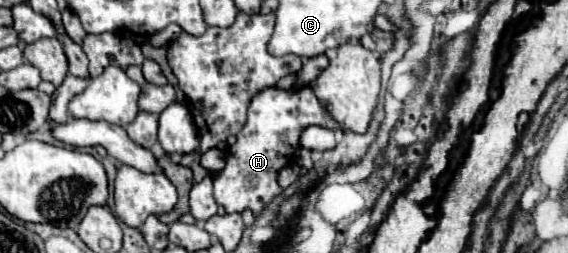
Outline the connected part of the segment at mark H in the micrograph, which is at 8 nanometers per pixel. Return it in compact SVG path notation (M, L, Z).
M271 86L257 92L247 112L247 124L237 134L237 142L229 146L225 154L225 168L213 176L215 202L221 204L229 214L251 210L255 216L261 216L263 208L283 194L283 188L277 182L279 172L295 160L297 152L301 150L299 136L309 126L341 130L341 124L333 120L329 106L317 100L313 86L299 90Z

